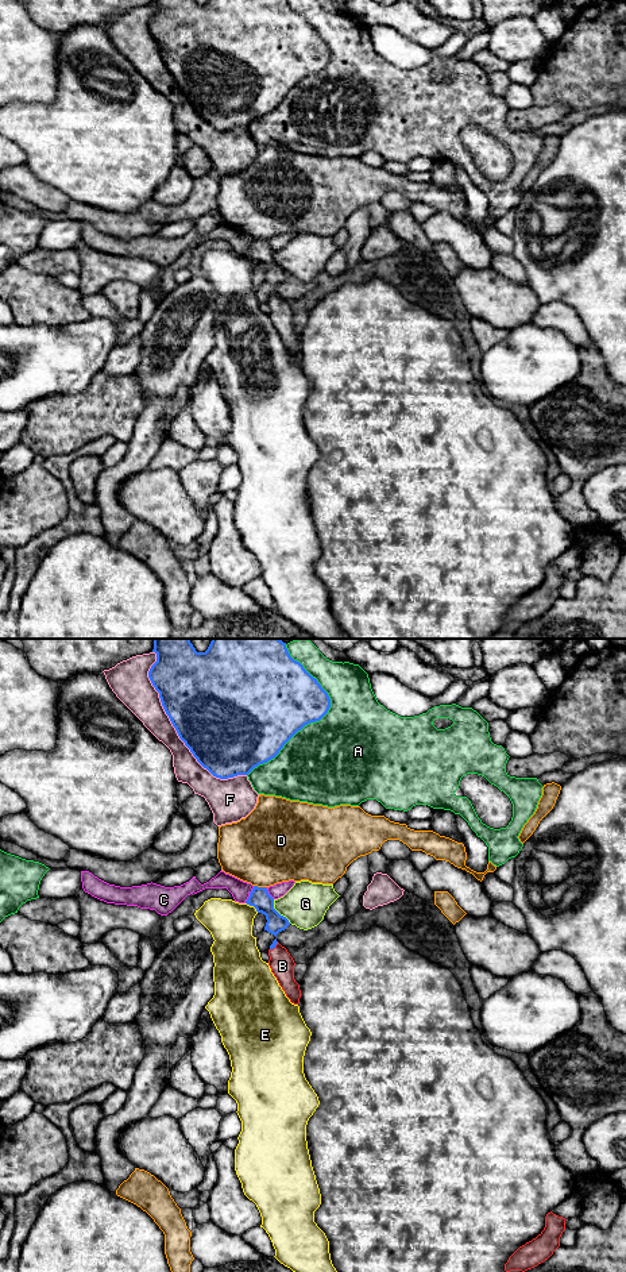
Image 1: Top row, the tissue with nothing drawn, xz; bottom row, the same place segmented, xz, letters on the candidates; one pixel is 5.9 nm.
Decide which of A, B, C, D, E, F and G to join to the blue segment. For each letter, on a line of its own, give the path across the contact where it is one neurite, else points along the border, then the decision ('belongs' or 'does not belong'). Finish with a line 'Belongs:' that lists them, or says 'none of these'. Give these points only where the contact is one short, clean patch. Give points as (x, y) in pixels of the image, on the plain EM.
A: does not belong
B: way xz (274, 295), (274, 299), (282, 318); belongs
C: does not belong
D: does not belong
E: does not belong
F: does not belong
G: does not belong
Belongs: B

